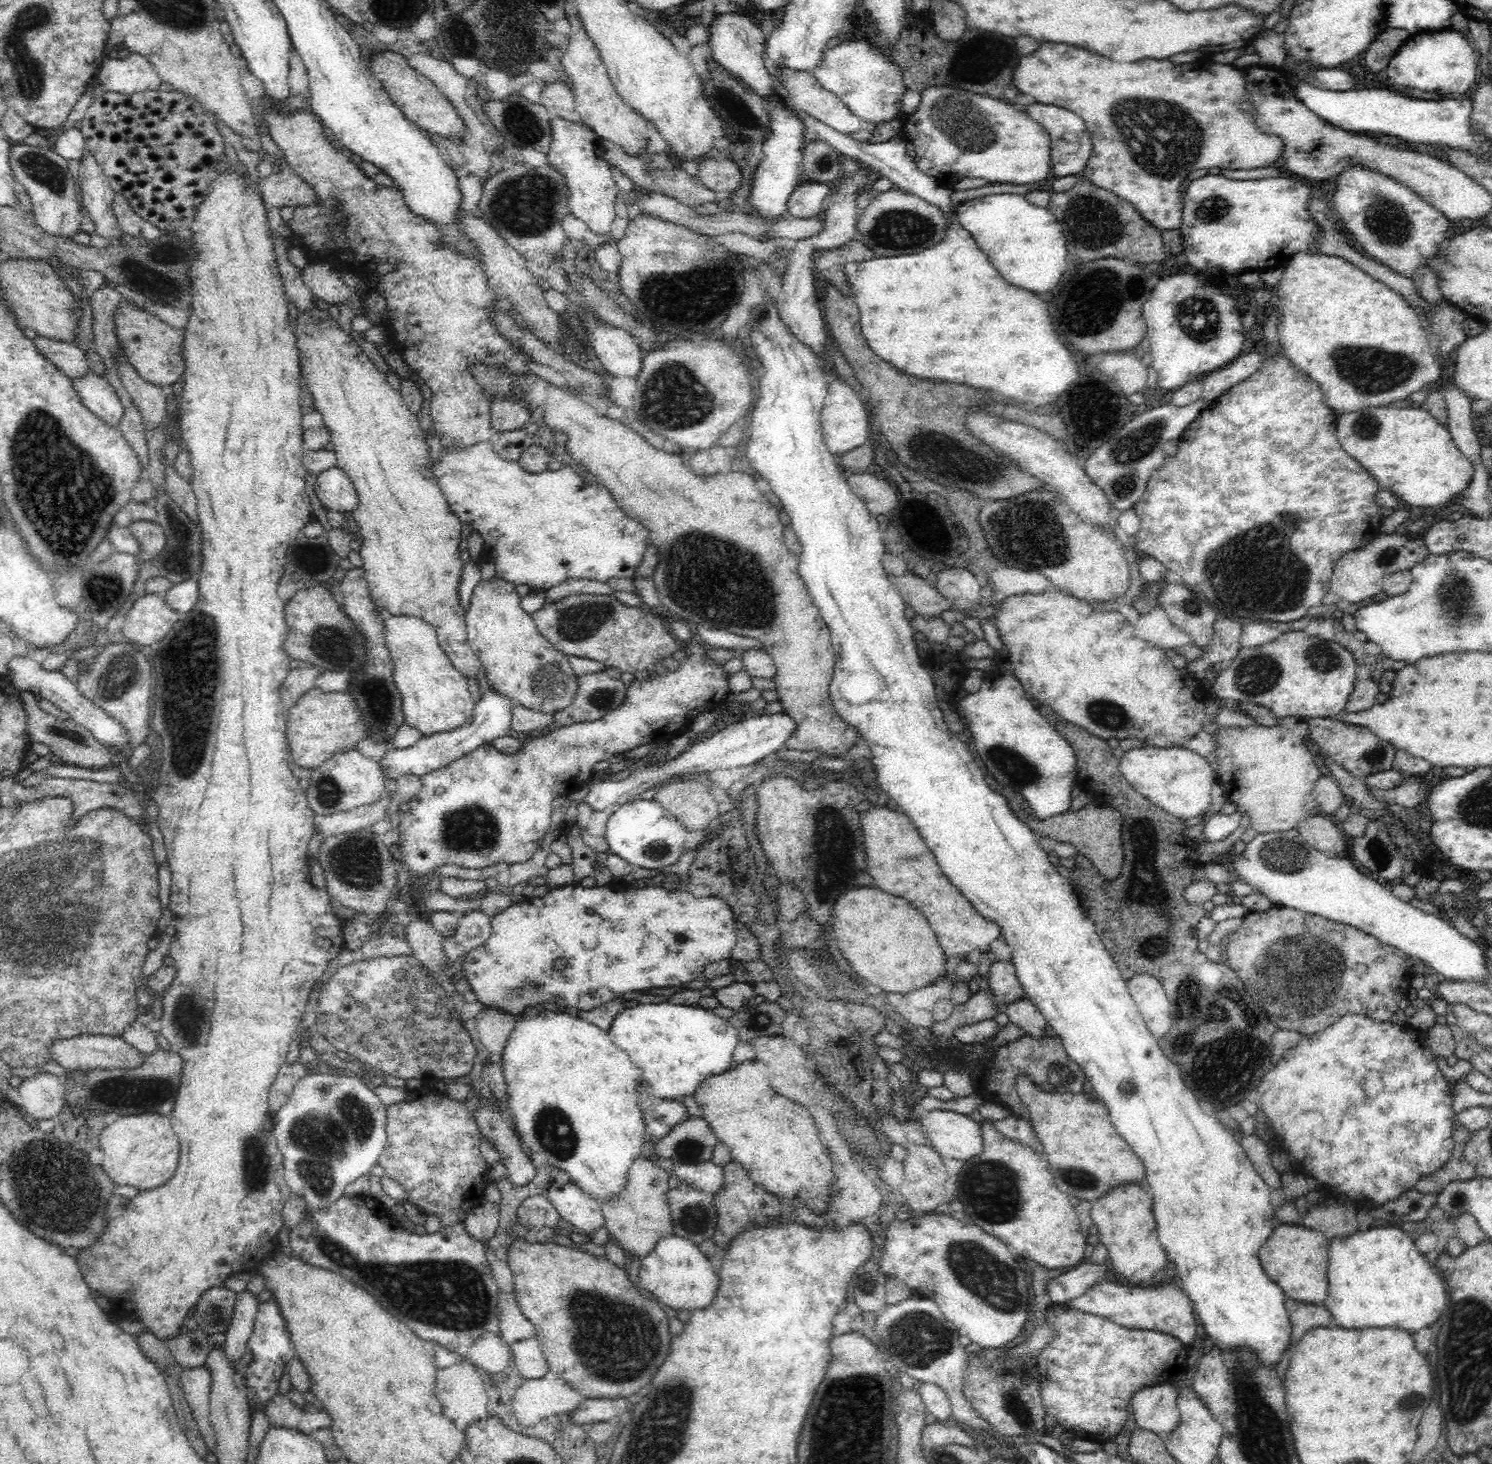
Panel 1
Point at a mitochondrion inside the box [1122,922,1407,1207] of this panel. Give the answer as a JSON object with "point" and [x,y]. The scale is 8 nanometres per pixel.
{"point":[1297,974]}

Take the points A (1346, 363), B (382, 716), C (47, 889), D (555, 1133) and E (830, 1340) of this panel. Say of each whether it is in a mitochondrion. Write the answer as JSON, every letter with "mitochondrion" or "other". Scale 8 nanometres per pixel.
{"A":"mitochondrion","B":"mitochondrion","C":"mitochondrion","D":"mitochondrion","E":"other"}

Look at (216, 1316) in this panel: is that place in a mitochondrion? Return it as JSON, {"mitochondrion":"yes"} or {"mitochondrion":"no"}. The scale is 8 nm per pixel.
{"mitochondrion":"yes"}

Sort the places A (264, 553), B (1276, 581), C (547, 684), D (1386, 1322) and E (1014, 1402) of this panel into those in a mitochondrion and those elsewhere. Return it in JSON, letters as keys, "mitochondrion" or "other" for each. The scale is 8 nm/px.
{"A":"other","B":"mitochondrion","C":"mitochondrion","D":"other","E":"mitochondrion"}

